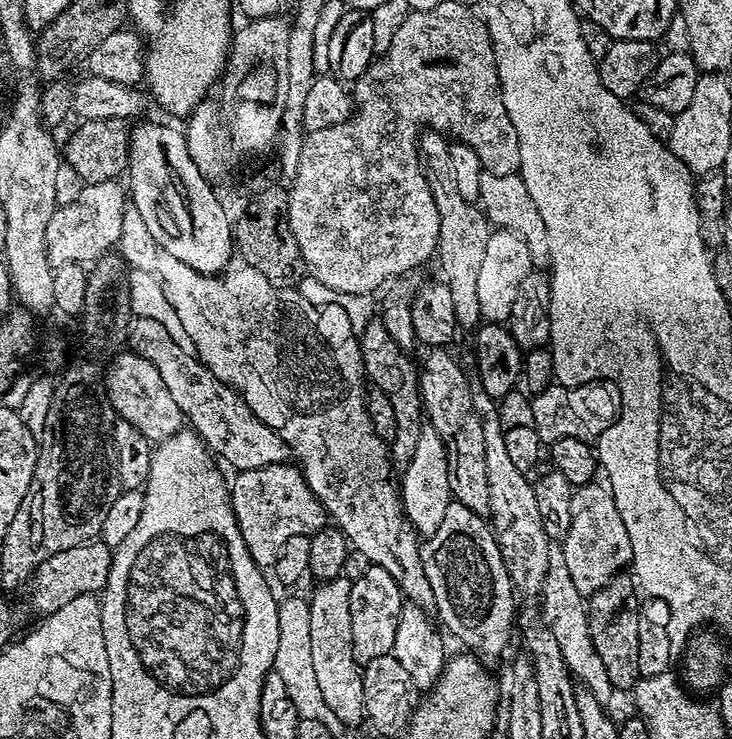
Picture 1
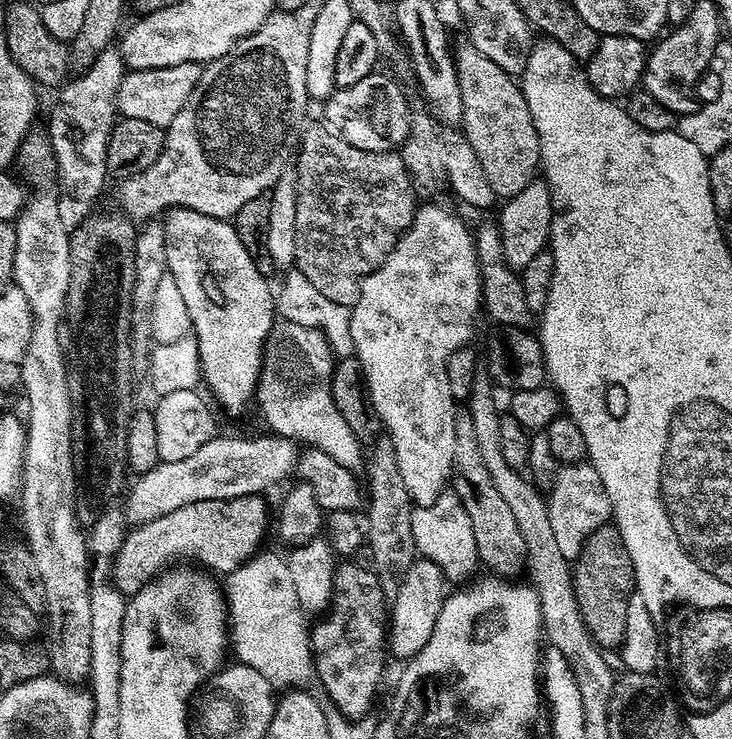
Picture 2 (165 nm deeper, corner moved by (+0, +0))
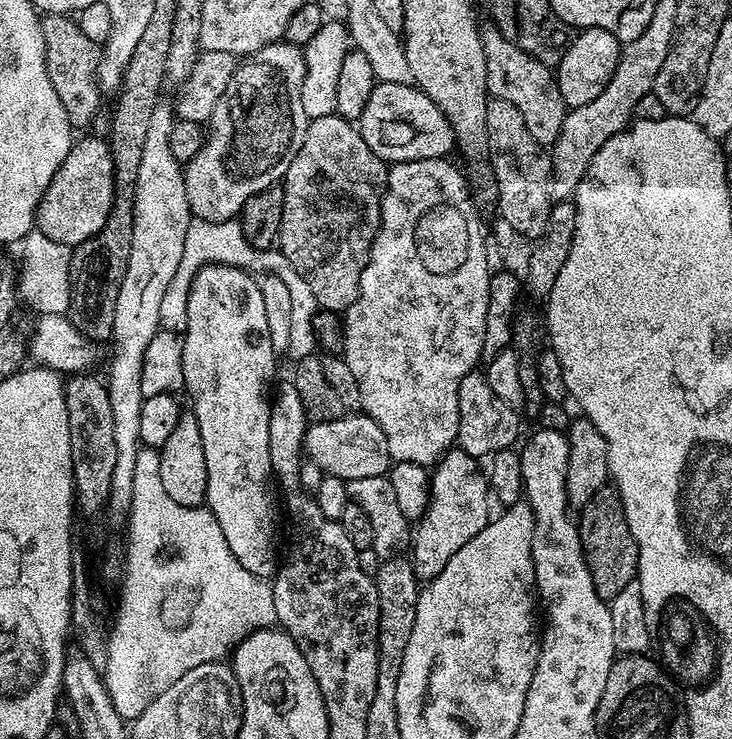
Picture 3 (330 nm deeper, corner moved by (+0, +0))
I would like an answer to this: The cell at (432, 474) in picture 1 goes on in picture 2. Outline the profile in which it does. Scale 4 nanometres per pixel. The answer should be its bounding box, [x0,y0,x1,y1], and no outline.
[350,203,482,508]

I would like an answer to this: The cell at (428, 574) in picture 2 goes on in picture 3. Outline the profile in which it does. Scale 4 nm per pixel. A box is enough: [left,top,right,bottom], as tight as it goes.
[410,446,490,582]

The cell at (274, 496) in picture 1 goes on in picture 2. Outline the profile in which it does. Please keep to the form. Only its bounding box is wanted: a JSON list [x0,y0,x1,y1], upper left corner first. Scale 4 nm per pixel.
[110,495,270,594]

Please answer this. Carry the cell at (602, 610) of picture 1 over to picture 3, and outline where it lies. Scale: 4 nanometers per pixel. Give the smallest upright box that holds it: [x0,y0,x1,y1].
[578,485,638,601]

